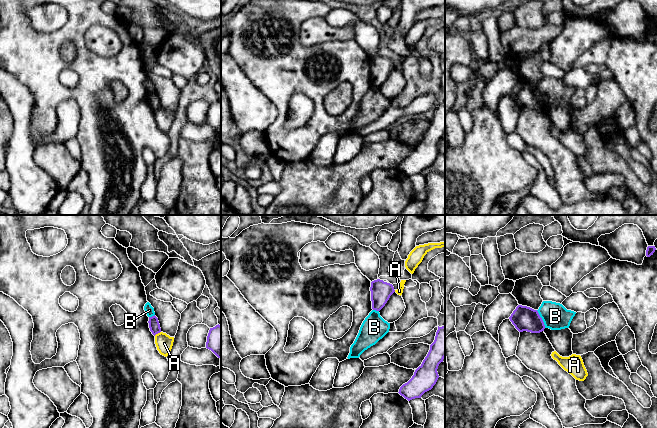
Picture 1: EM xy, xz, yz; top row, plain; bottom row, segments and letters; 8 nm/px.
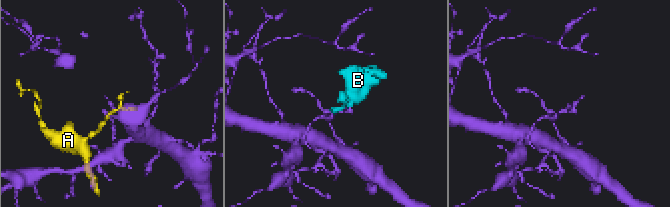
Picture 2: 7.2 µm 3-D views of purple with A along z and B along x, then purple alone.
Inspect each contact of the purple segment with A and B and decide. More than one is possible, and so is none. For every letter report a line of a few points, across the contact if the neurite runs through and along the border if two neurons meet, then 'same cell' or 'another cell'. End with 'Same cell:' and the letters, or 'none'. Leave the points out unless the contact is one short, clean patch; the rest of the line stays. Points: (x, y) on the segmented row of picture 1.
A: xy (160, 331), (154, 335) | another cell
B: yz (536, 310), (545, 327) | another cell
Same cell: none

